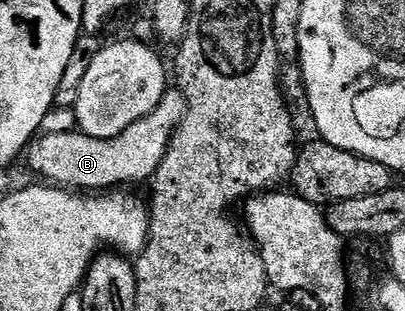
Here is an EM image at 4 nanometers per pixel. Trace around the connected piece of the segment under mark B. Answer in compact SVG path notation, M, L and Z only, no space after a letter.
M170 87L151 113L136 119L136 123L120 131L120 135L90 137L81 131L43 132L42 137L36 138L31 145L29 142L24 161L30 164L32 172L42 176L39 178L74 191L110 191L115 187L130 187L133 181L146 183L153 177L156 167L160 167L170 145L170 137L185 117L184 95L181 89Z

